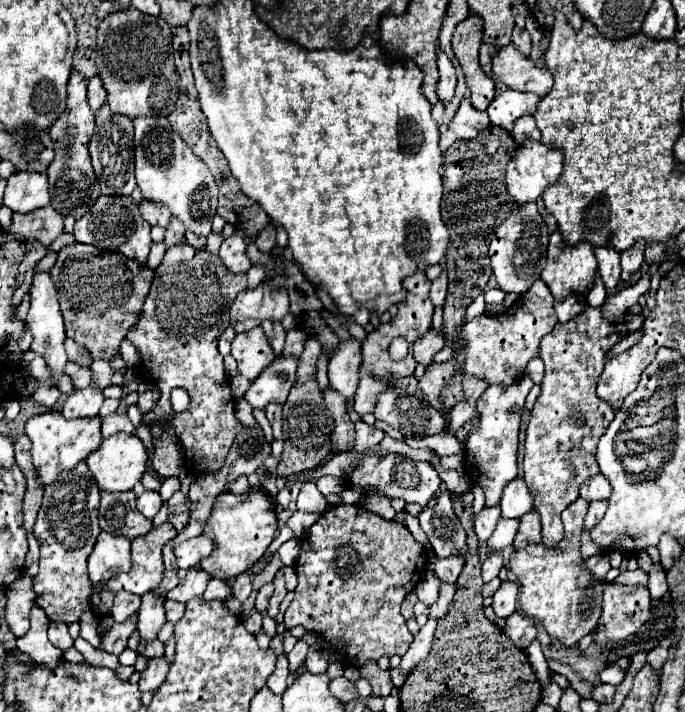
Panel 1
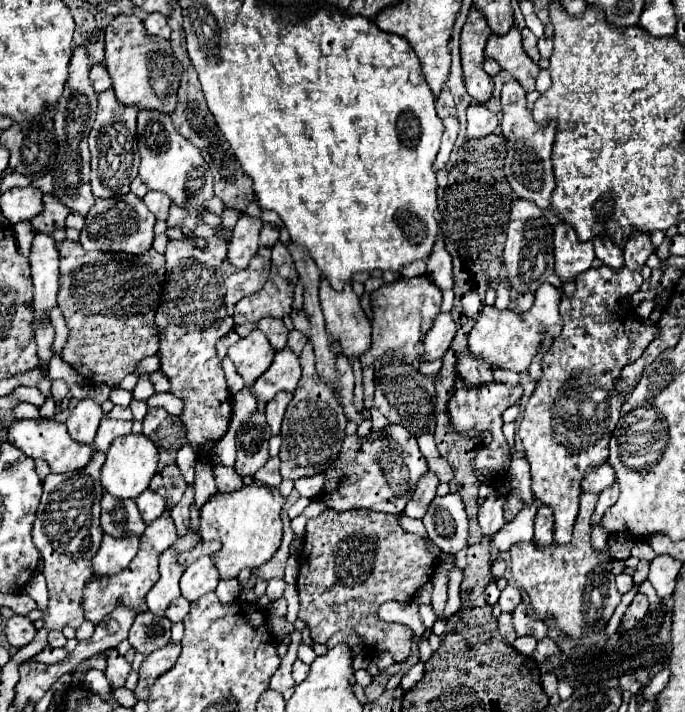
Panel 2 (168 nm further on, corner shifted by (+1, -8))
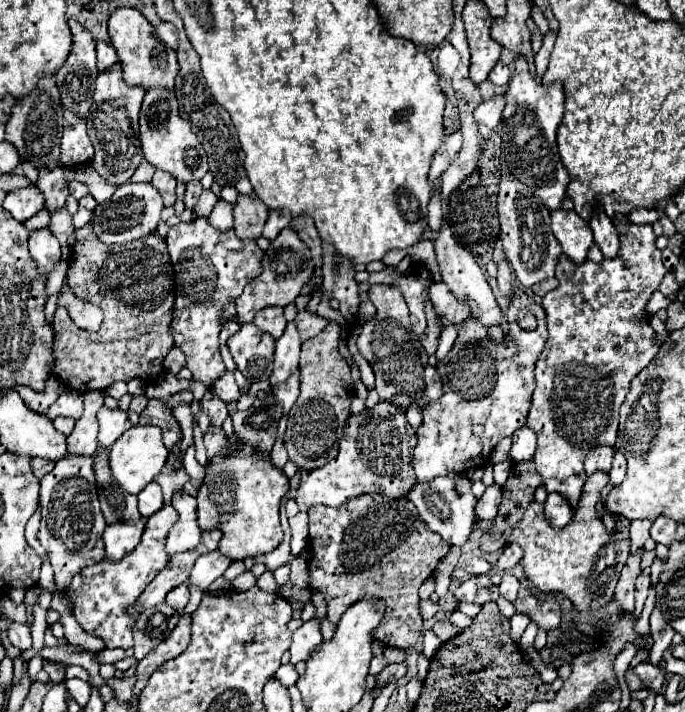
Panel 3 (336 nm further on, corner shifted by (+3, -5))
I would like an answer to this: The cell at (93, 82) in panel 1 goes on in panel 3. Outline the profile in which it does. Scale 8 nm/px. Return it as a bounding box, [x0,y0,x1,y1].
[97,41,117,71]

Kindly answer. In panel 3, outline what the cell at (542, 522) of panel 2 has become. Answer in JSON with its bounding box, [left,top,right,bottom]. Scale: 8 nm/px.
[545,493,573,529]

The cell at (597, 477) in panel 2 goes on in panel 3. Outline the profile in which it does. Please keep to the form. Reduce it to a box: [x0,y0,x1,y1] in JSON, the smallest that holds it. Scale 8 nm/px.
[585,445,613,475]

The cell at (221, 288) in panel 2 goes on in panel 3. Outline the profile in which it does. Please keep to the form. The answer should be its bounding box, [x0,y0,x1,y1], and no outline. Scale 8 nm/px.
[165,217,263,385]

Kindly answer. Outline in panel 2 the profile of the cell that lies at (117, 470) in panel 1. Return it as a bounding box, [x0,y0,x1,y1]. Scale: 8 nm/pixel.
[99,434,159,498]

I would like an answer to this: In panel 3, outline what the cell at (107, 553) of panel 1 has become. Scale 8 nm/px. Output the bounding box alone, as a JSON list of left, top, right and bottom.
[103,519,145,561]

